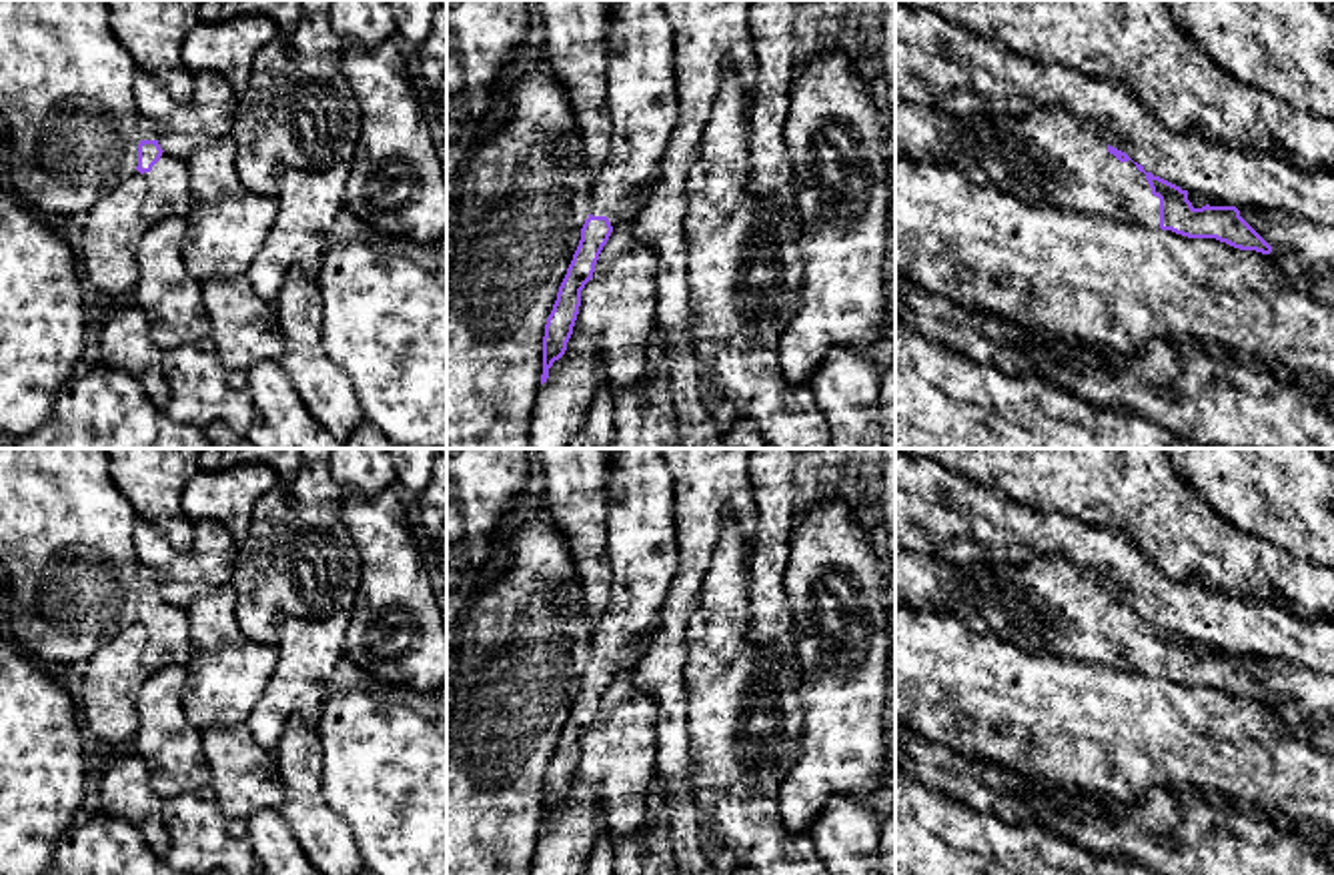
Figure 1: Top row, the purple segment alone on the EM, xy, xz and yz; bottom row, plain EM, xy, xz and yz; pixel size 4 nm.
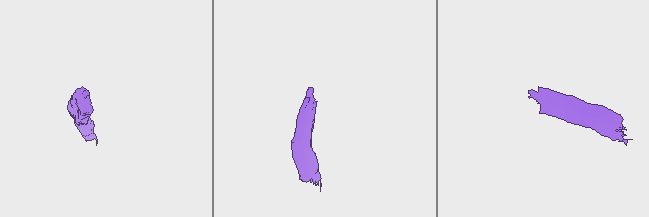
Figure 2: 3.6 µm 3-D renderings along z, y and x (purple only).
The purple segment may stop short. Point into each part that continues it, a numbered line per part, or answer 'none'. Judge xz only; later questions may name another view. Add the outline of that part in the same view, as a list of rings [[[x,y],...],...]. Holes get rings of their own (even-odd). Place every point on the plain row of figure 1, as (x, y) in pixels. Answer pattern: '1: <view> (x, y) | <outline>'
1: xz (641, 545) | [[[613,449],[607,461],[607,559],[611,599],[595,621],[591,663],[607,665],[611,675],[633,669],[659,627],[659,615],[679,567],[673,477],[659,449]]]

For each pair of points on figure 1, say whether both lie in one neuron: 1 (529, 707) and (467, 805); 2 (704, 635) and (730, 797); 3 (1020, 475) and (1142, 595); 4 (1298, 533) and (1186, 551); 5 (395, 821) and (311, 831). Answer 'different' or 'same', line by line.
1: same
2: same
3: different
4: different
5: different

